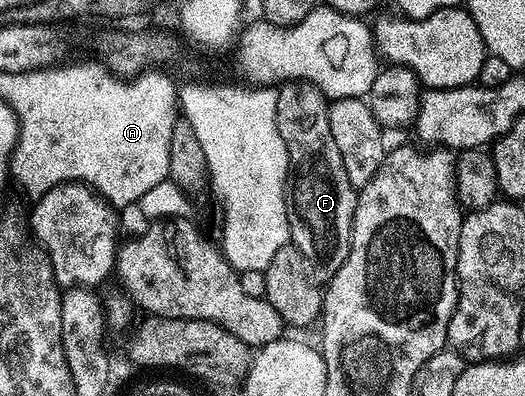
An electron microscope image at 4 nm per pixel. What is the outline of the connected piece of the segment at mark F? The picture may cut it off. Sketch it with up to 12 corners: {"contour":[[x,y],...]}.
{"contour":[[308,81],[276,89],[291,244],[346,263],[356,188]]}

